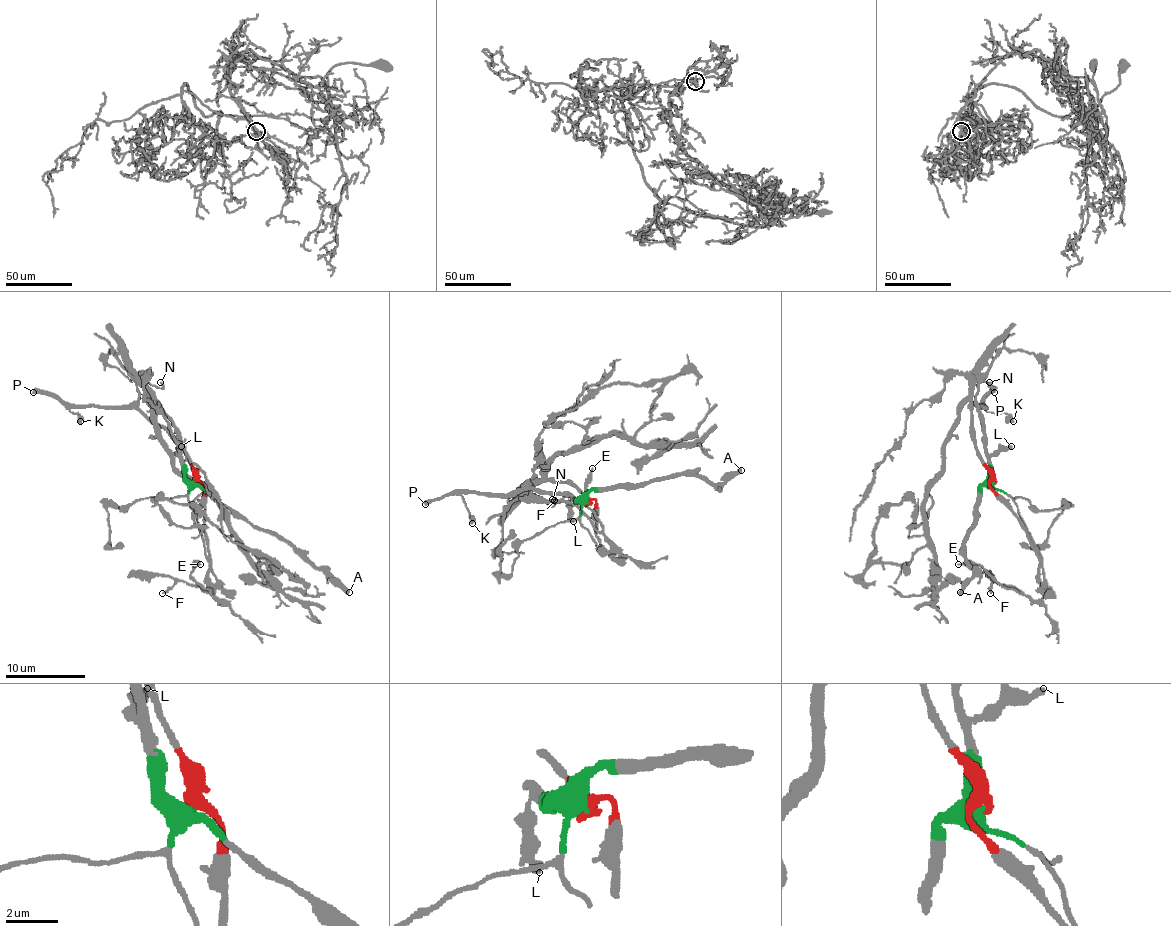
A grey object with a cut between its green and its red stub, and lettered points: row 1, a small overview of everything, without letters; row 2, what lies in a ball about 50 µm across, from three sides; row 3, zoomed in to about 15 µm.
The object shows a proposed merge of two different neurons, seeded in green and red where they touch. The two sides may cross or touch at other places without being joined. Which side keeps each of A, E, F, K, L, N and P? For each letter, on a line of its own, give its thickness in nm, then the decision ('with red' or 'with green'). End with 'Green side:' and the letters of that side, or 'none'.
A: calibre 380 nm; with green
E: calibre 180 nm; with red
F: calibre 170 nm; with red
K: calibre 500 nm; with green
L: calibre 300 nm; with green
N: calibre 200 nm; with green
P: calibre 420 nm; with green
Green side: A, K, L, N, P

